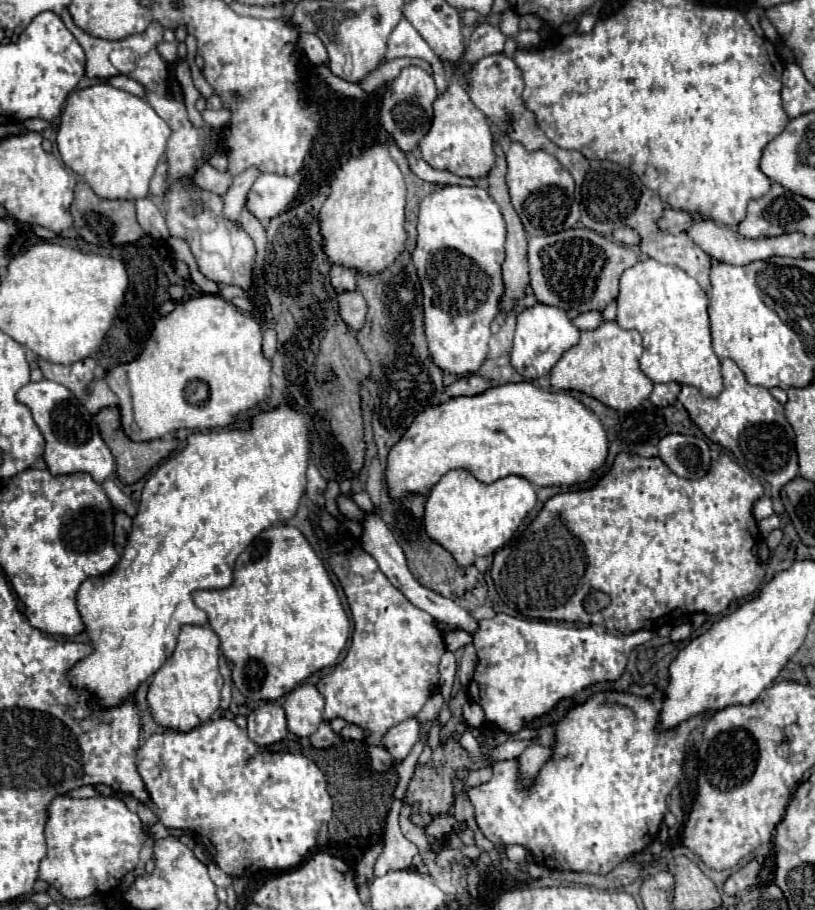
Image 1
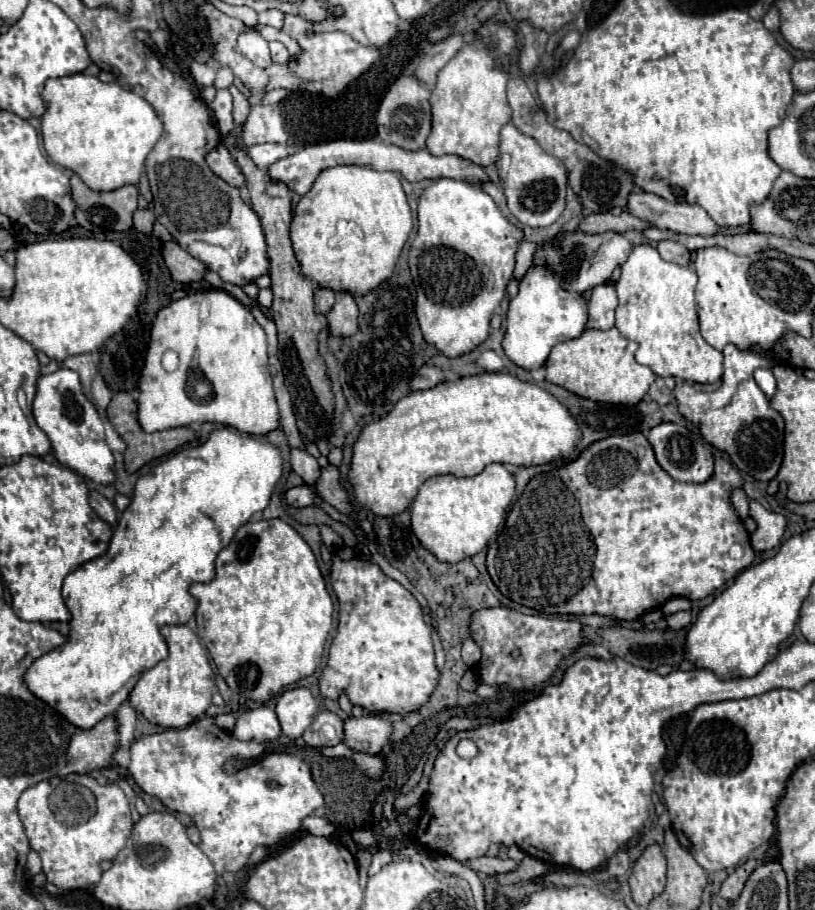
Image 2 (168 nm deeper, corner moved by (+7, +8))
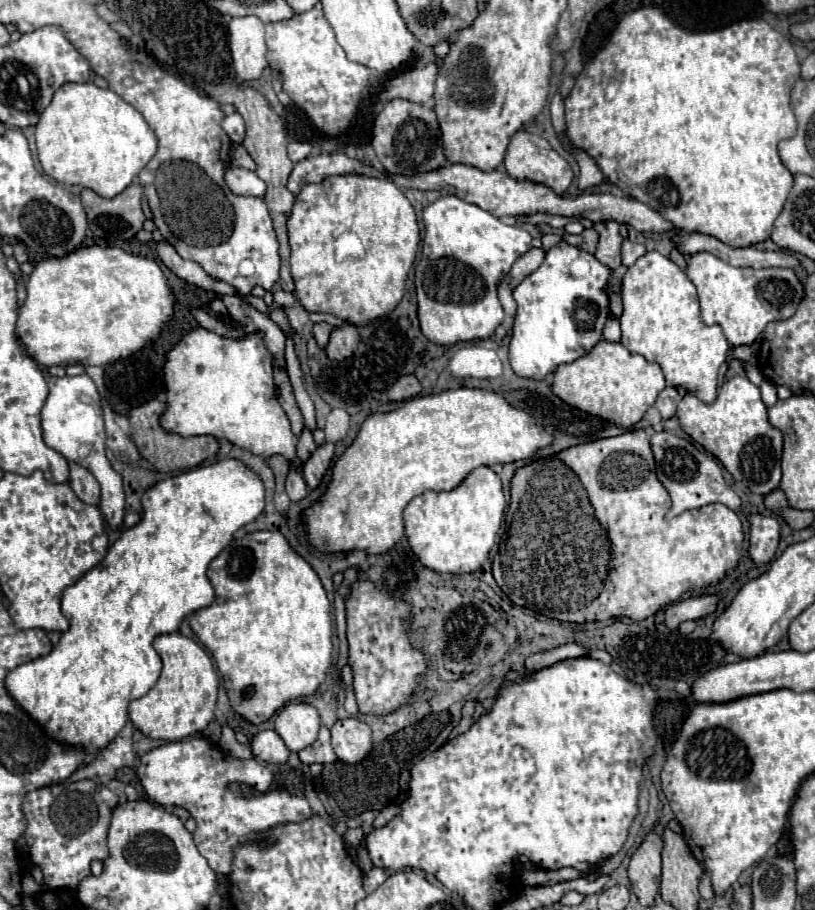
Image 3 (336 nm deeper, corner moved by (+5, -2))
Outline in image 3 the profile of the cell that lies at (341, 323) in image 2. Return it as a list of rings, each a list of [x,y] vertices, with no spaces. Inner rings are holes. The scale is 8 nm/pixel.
[[[345,323],[343,327],[333,329],[331,339],[329,339],[329,345],[325,347],[325,353],[333,361],[343,361],[343,359],[349,359],[355,353],[357,345],[359,345],[357,327]]]

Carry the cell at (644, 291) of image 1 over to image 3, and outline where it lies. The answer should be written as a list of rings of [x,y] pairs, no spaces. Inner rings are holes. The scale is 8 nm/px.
[[[651,251],[627,269],[621,289],[621,343],[631,353],[659,363],[669,387],[685,387],[703,403],[713,403],[717,397],[719,367],[727,357],[729,343],[719,325],[705,325],[701,321],[697,291],[685,271],[669,257]]]

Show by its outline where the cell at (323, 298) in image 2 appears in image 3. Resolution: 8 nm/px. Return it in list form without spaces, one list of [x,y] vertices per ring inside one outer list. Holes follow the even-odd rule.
[[[315,323],[313,325],[313,335],[315,335],[315,341],[321,349],[325,349],[327,341],[329,341],[329,335],[331,335],[331,325],[329,323]]]

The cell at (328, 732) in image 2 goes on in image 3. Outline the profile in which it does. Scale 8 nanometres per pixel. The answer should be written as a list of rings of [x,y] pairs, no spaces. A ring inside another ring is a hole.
[[[327,727],[319,729],[319,737],[311,747],[299,751],[299,759],[305,765],[313,765],[313,763],[325,765],[325,763],[333,763],[337,759],[333,753],[333,747],[331,747],[331,733]]]

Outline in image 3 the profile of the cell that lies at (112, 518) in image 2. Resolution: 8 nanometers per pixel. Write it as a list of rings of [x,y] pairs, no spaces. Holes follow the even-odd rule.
[[[73,461],[69,463],[69,467],[71,467],[71,479],[69,479],[71,489],[77,493],[77,497],[81,497],[81,501],[89,505],[97,505],[99,503],[99,483],[93,477],[93,473]]]

